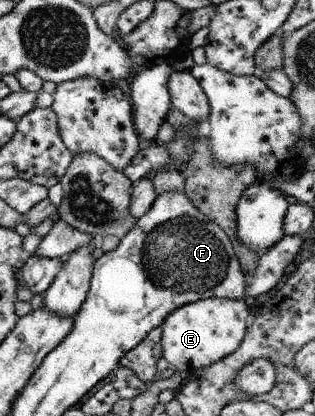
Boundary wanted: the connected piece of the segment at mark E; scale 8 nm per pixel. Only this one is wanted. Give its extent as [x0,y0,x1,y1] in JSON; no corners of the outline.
[161,297,250,372]

